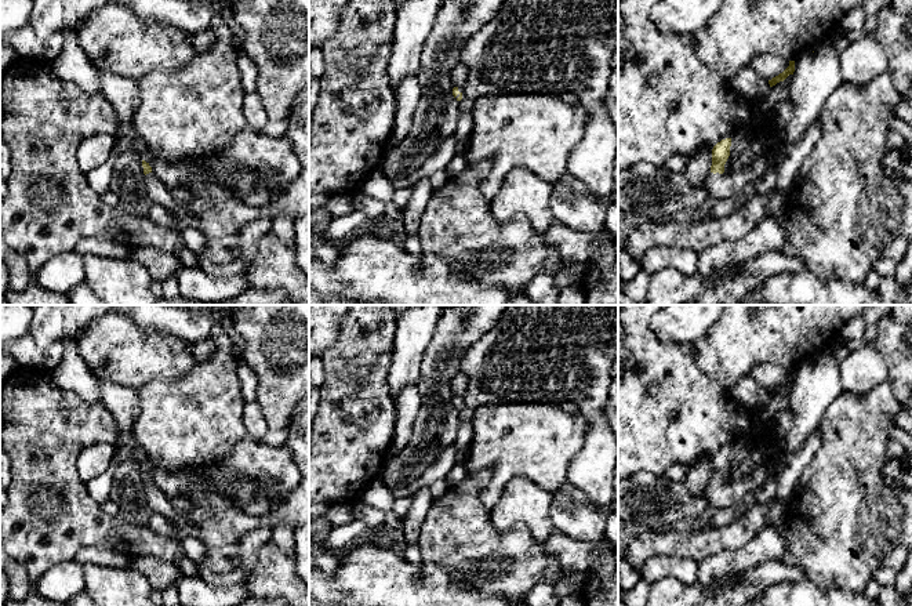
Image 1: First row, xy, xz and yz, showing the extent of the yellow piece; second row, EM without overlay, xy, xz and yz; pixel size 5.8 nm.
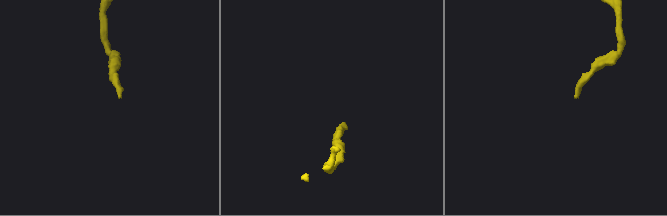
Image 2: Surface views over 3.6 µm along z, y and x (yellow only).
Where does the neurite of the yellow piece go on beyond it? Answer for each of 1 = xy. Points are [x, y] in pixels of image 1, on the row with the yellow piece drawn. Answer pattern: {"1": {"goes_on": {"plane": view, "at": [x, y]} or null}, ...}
{"1": {"goes_on": {"plane": "xy", "at": [159, 193]}}}

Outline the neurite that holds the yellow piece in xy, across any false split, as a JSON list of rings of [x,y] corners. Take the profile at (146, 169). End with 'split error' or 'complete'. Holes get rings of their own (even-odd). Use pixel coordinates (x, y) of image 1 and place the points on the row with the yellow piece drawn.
[[[142,160],[143,174],[145,174],[145,182],[146,182],[146,190],[148,197],[155,204],[161,204],[168,211],[171,211],[178,219],[185,222],[186,225],[199,229],[201,225],[201,221],[197,218],[196,214],[190,214],[171,193],[167,185],[164,185],[156,174],[152,173],[152,167],[149,163]]]; split error

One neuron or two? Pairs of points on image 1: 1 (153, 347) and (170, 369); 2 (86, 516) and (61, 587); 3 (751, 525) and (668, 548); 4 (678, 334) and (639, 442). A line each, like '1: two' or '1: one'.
1: one
2: two
3: one
4: two

